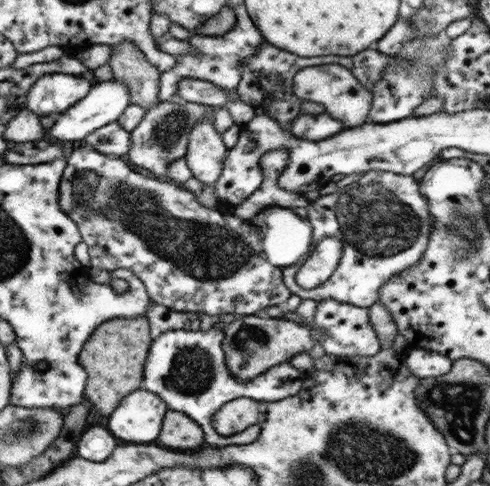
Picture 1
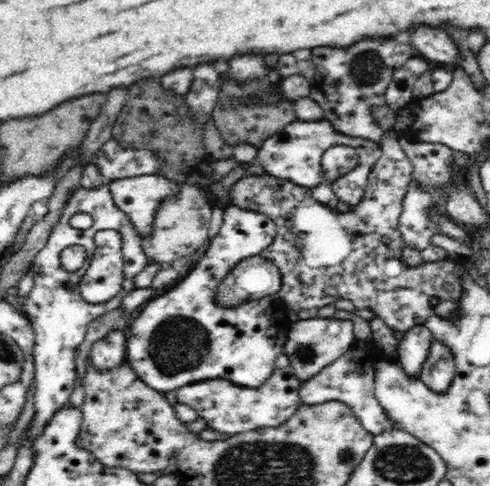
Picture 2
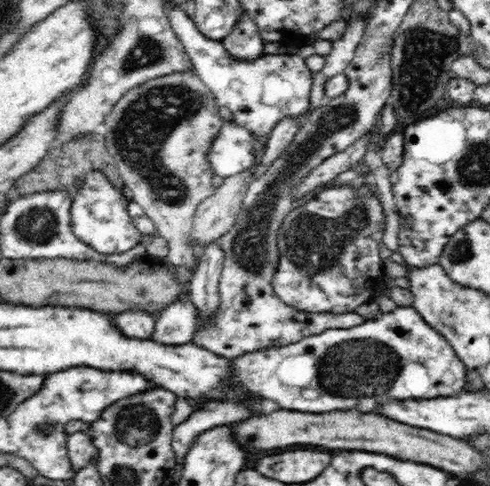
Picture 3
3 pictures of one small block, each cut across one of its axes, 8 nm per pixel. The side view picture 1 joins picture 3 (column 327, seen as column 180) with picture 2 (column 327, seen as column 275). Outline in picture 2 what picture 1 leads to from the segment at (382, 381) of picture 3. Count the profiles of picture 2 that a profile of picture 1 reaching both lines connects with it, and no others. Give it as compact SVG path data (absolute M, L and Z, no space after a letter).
M366 340L366 342L356 342L346 354L342 354L340 358L336 358L330 366L326 366L320 374L302 380L298 392L300 392L300 400L308 406L314 404L322 404L322 402L344 402L350 406L350 410L356 414L356 418L360 420L360 424L364 426L364 430L368 430L370 434L382 434L386 430L392 430L392 424L384 412L384 408L380 406L376 392L374 392L374 364L378 360L386 358L386 354L376 346L374 340Z

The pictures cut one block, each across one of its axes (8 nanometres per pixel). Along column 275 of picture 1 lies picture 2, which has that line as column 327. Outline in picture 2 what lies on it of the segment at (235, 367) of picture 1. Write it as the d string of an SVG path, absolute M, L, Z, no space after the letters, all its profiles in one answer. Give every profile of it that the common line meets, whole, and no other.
M312 318L312 320L294 320L292 330L286 342L286 356L292 360L298 380L308 380L320 374L336 358L346 354L354 344L354 322L352 320L332 320L332 318Z

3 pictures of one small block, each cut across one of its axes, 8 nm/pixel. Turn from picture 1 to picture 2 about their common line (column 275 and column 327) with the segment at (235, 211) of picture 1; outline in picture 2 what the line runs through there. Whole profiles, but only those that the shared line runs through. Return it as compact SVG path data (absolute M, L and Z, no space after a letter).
M338 144L338 146L328 148L322 156L322 172L324 172L326 182L318 188L312 188L312 200L336 210L336 204L340 202L340 198L332 194L330 182L336 180L338 176L344 176L344 174L352 172L358 164L360 164L360 156L352 146Z

